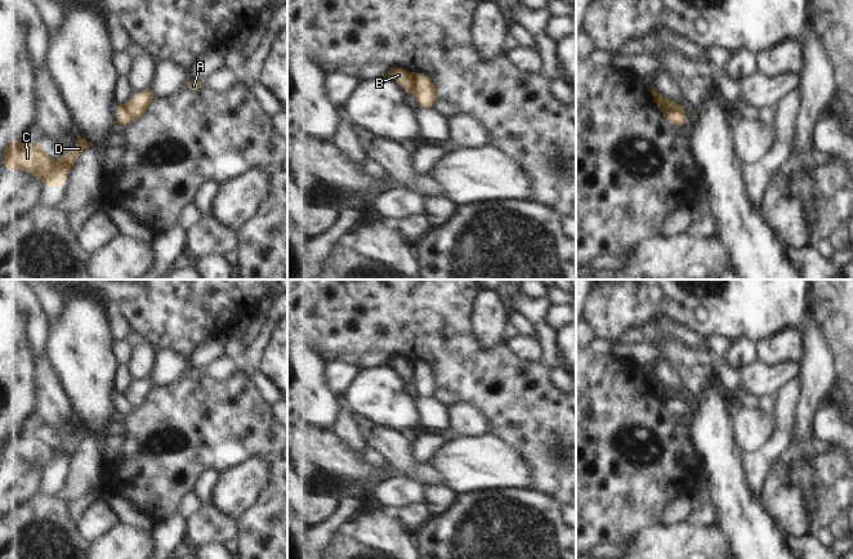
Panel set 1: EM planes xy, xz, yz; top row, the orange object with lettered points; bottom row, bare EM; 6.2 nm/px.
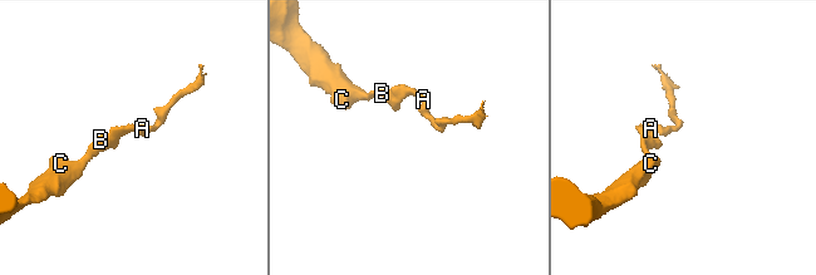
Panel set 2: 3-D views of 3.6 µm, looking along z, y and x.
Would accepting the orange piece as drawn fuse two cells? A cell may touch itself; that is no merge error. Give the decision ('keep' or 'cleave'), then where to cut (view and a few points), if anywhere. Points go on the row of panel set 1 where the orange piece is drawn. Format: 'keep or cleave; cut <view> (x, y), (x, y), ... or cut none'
cleave; cut yz (684, 112), (662, 113)

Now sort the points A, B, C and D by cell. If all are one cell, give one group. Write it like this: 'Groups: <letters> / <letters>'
Groups: A / B C D

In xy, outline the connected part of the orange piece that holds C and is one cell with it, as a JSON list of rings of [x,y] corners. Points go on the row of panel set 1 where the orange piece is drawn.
[[[77,135],[73,149],[62,155],[58,161],[50,160],[36,139],[30,142],[12,142],[3,151],[3,167],[23,170],[39,178],[48,189],[57,191],[67,171],[79,160],[80,153],[88,147],[86,139]]]

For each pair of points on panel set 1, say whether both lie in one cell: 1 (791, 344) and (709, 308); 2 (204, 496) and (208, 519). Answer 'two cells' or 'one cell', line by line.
1: two cells
2: two cells

